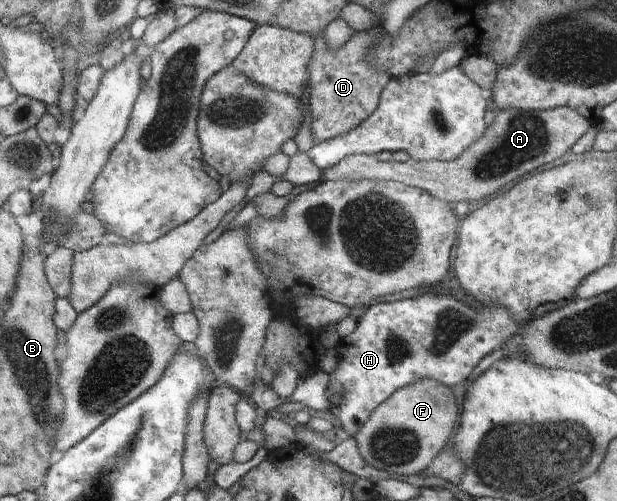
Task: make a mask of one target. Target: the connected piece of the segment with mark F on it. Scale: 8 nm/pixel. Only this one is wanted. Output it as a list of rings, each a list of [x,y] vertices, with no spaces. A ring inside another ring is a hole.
[[[421,377],[398,388],[378,404],[353,437],[369,466],[385,470],[391,478],[401,480],[402,476],[422,474],[449,444],[459,418],[459,400],[453,397],[451,387],[429,377]]]

